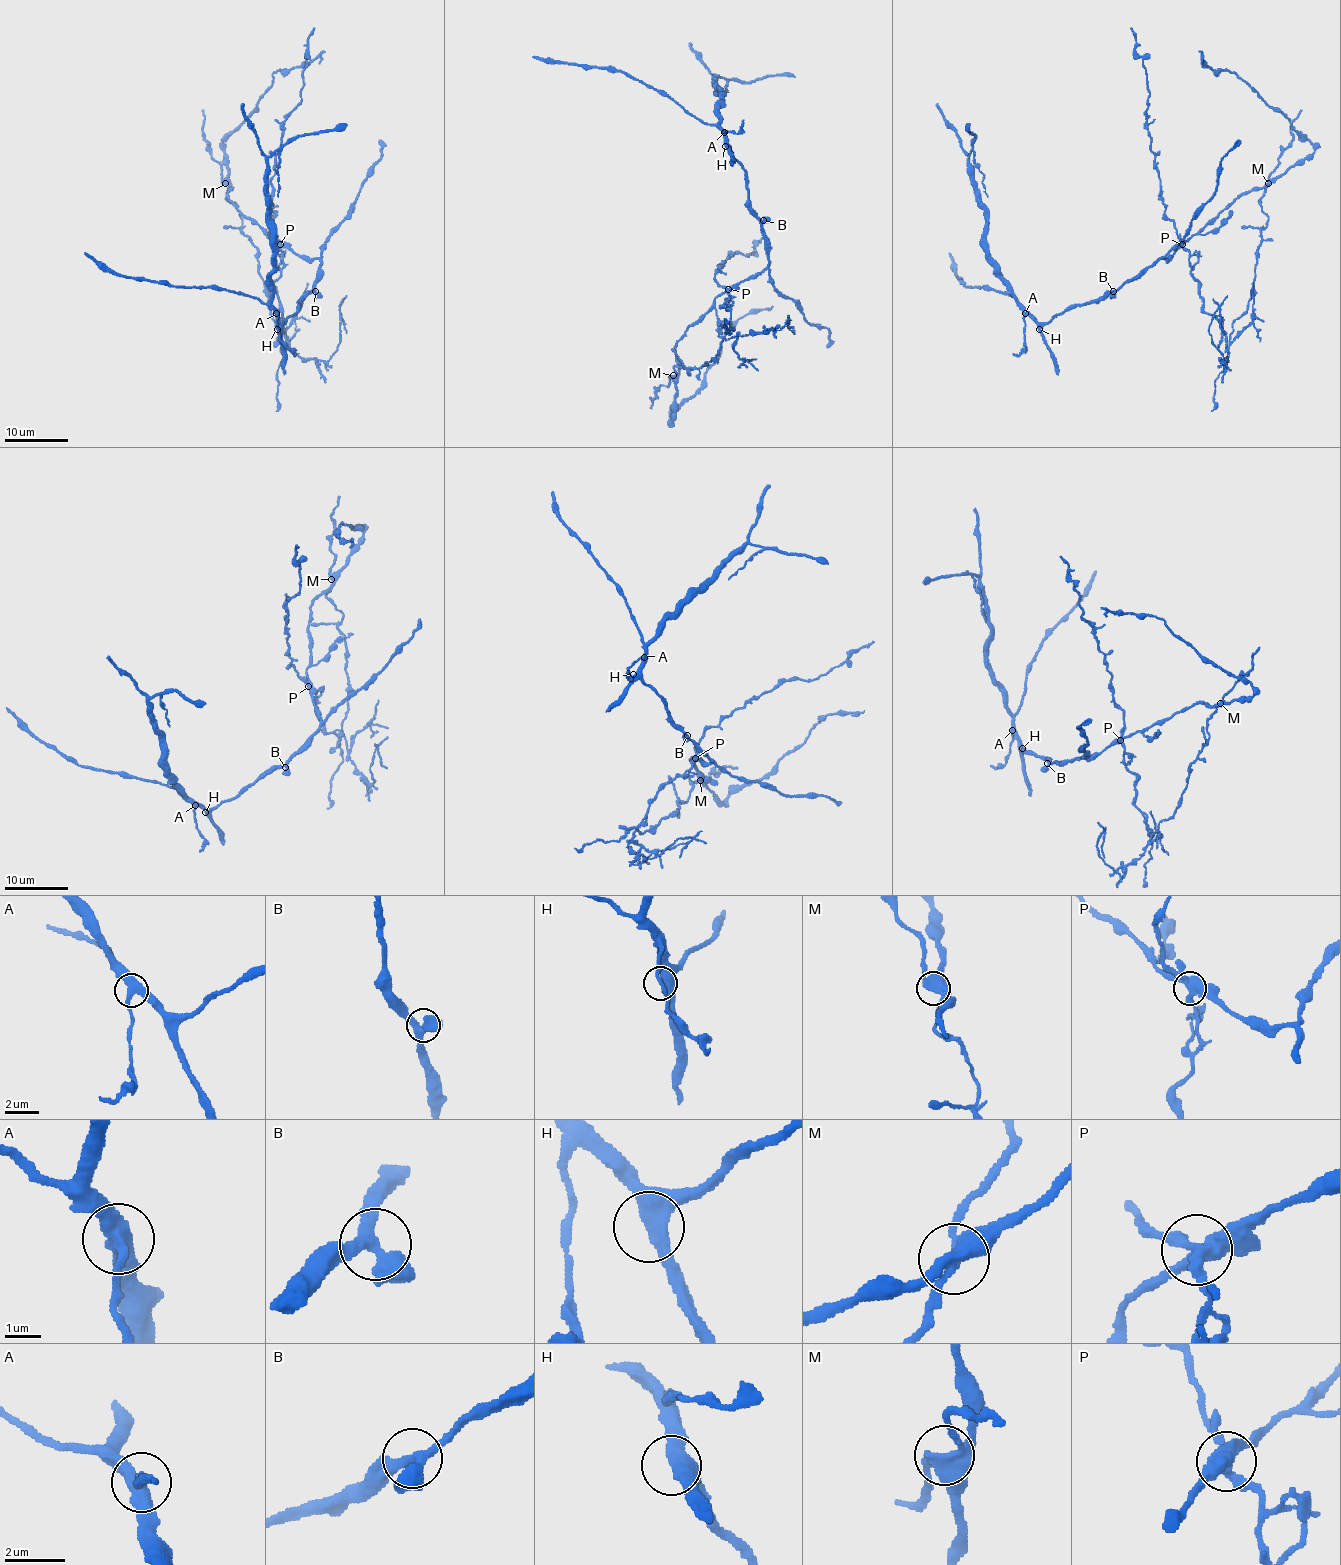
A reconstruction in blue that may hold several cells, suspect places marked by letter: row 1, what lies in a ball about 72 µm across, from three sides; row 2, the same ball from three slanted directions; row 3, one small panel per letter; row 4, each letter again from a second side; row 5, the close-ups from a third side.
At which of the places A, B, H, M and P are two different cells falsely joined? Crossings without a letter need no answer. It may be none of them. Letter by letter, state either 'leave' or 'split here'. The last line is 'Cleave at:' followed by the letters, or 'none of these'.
A: split here
B: leave
H: leave
M: split here
P: split here
Cleave at: A, M, P

